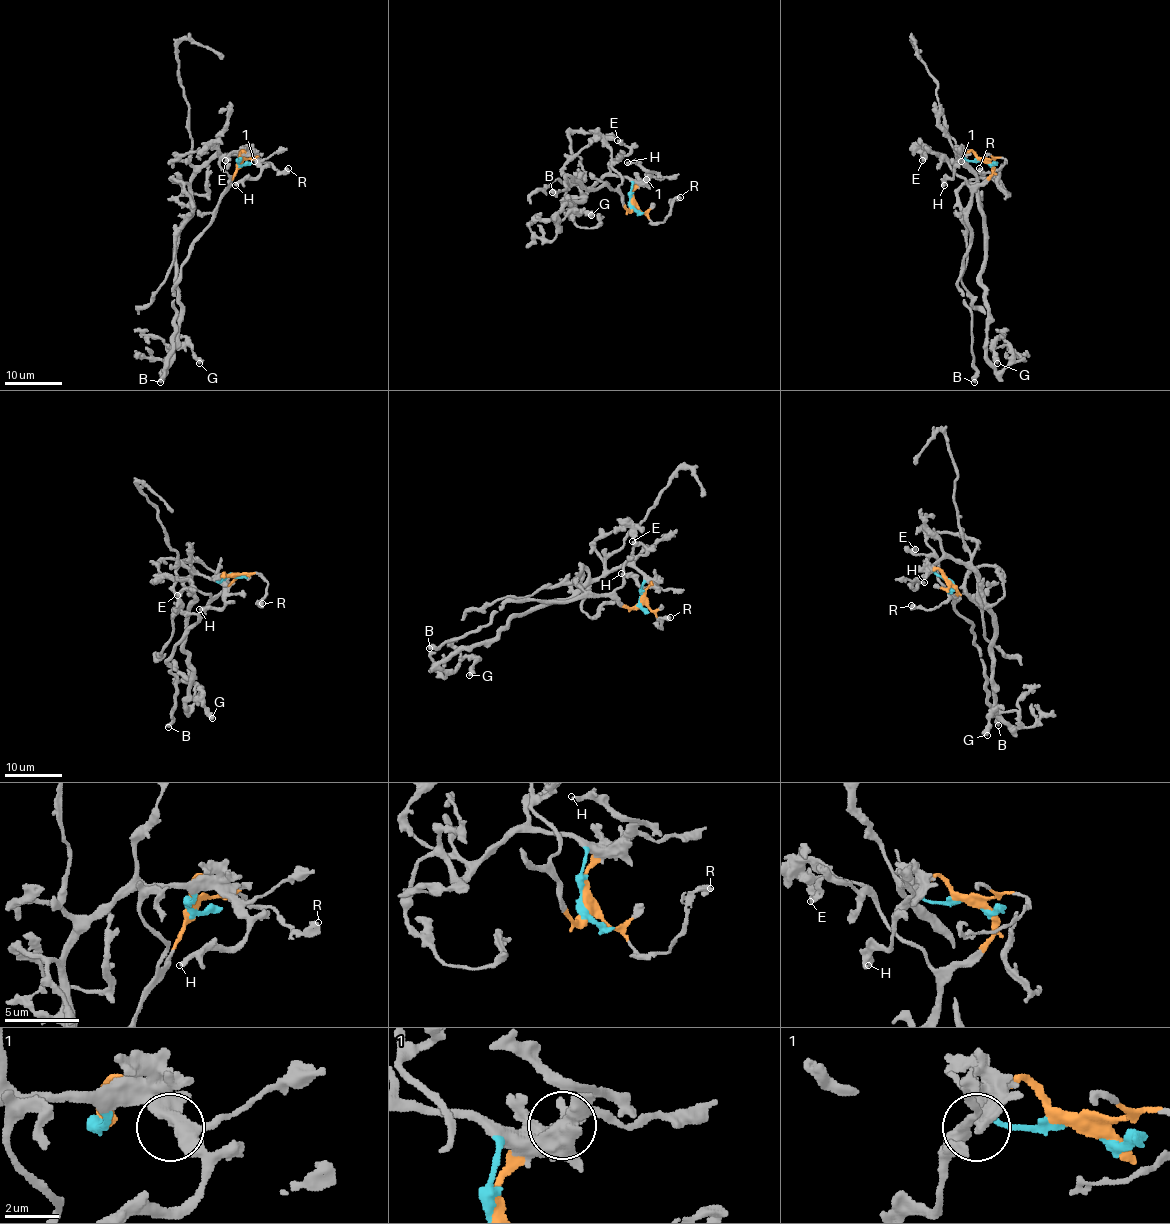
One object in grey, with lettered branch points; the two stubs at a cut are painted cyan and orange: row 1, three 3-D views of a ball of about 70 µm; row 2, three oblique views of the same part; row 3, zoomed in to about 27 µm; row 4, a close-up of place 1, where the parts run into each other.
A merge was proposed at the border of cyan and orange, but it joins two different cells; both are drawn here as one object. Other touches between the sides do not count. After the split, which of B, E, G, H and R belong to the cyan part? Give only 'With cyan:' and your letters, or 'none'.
With cyan: G, H

